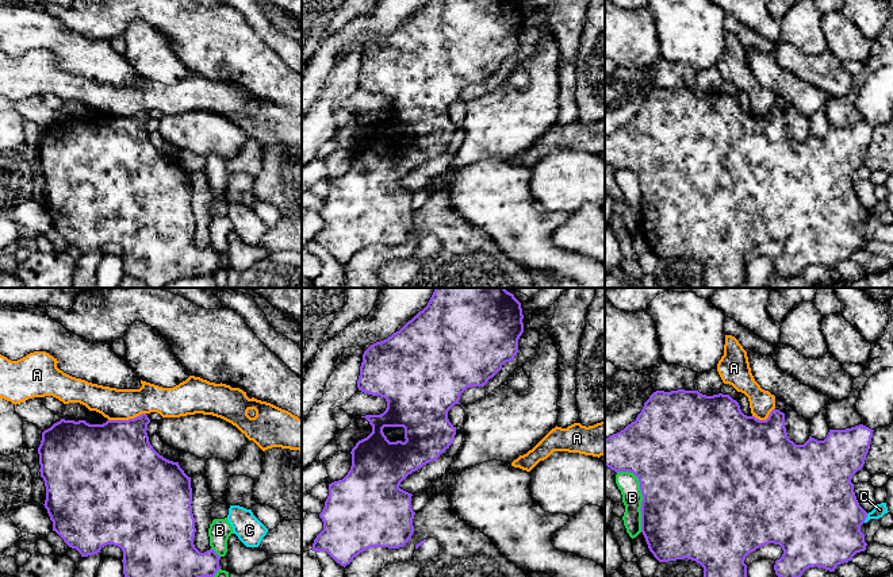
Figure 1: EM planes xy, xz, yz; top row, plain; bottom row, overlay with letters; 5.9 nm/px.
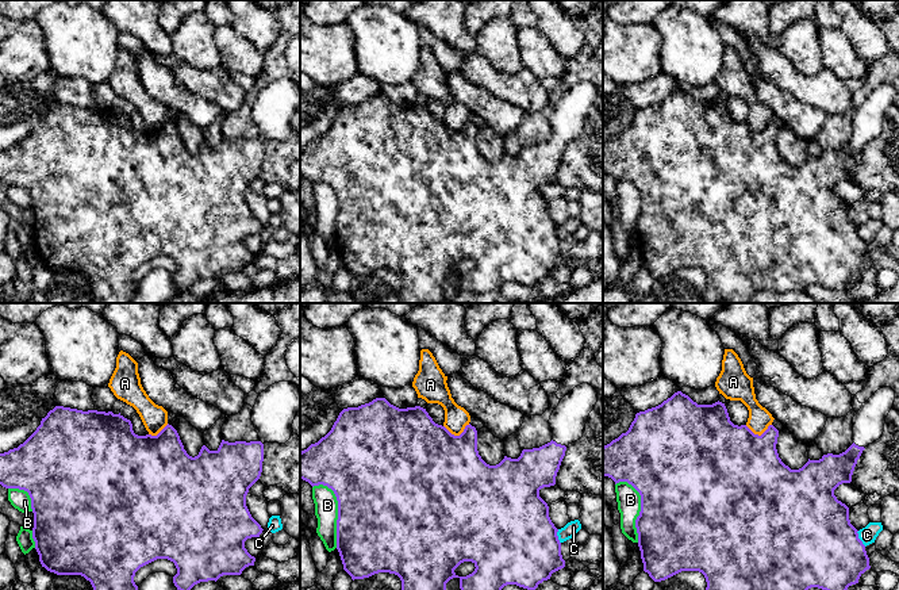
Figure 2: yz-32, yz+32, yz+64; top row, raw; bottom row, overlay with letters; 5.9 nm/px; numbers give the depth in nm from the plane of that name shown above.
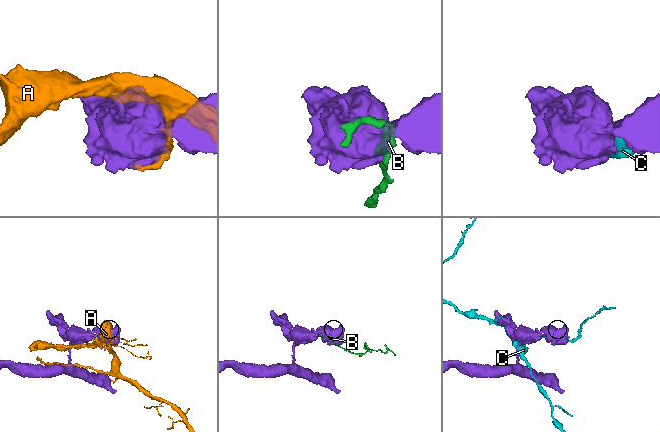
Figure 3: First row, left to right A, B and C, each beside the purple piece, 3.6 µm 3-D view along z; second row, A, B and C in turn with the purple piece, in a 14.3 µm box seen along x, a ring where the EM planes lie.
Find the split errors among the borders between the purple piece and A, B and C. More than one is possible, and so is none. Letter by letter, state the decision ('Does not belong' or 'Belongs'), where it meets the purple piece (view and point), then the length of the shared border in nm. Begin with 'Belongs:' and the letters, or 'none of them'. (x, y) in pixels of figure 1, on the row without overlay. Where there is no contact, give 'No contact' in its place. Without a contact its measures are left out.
Belongs: none of them
A: Does not belong. Touches purple at xy (126, 118). Shared border 220 nm
B: Does not belong. Touches purple at yz (643, 193). Shared border 400 nm
C: Does not belong. Touches purple at yz (866, 214). Shared border 60 nm

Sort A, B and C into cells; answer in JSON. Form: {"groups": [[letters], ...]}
{"groups": [["A"], ["B"], ["C"]]}

